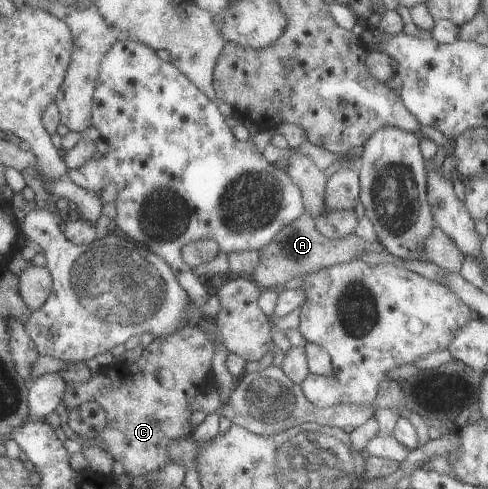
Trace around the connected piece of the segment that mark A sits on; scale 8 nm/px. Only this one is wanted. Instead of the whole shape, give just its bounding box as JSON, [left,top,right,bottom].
[254,212,386,289]

